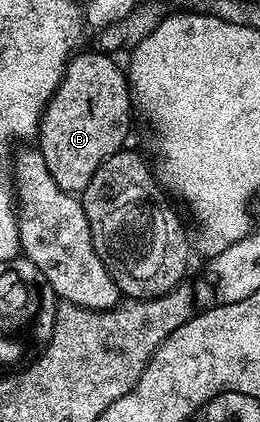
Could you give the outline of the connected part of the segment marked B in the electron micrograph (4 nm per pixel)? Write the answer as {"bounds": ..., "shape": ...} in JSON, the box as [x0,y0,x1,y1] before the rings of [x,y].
{"bounds":[36,53,132,196],"shape":[[[75,53],[71,57],[62,82],[54,89],[54,96],[46,105],[36,135],[37,149],[42,151],[44,164],[48,164],[48,172],[52,172],[52,180],[60,184],[65,194],[75,196],[81,195],[82,190],[88,187],[93,173],[100,168],[102,162],[127,145],[126,137],[130,134],[130,106],[132,110],[132,91],[123,67],[121,70],[110,59],[113,57],[109,53],[82,53]]]}

